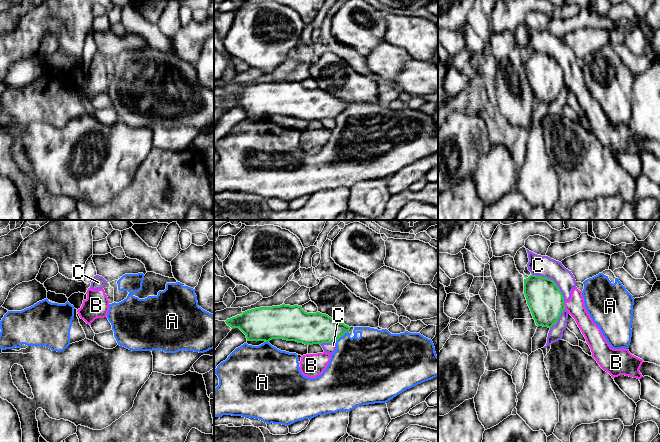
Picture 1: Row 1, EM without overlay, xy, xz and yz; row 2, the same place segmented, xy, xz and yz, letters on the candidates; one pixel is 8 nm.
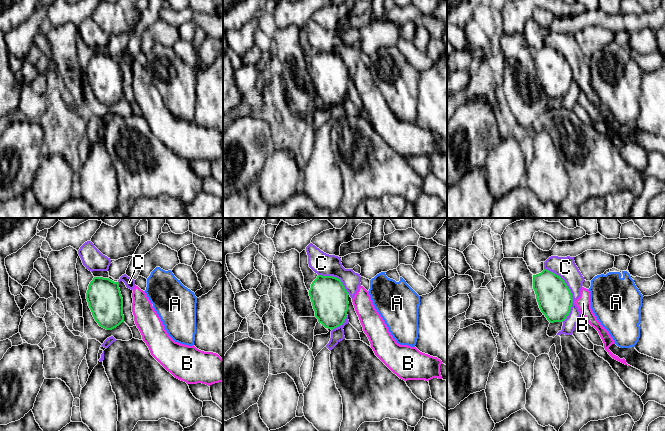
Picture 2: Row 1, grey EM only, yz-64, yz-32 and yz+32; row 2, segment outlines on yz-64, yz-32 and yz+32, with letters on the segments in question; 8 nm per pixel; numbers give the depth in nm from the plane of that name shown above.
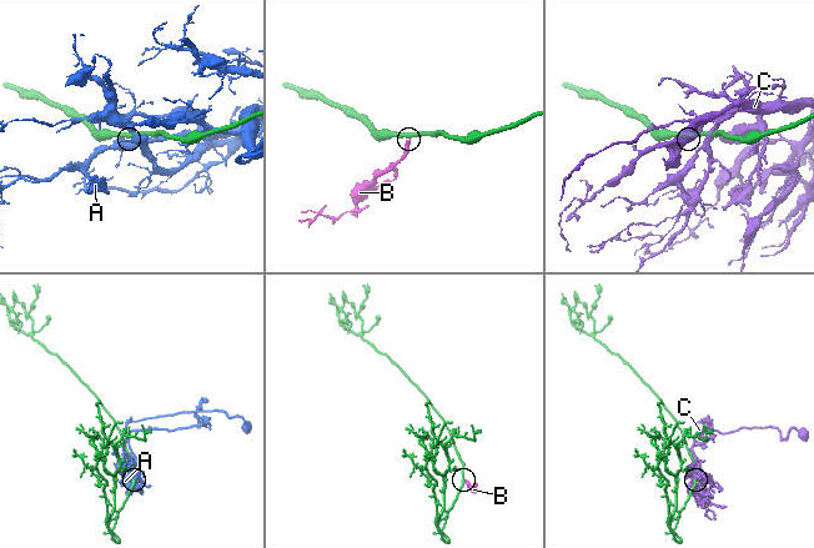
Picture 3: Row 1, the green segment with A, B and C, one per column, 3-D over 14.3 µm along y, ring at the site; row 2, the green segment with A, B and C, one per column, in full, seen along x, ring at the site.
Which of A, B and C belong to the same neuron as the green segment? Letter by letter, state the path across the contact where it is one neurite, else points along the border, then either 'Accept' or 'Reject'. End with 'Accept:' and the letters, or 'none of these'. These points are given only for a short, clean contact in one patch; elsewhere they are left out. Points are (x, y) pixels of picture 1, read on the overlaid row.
A: Reject
B: Boundary: yz (563, 301), (565, 308). Reject
C: Reject
Accept: none of these

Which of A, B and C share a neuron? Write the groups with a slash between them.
A / B C

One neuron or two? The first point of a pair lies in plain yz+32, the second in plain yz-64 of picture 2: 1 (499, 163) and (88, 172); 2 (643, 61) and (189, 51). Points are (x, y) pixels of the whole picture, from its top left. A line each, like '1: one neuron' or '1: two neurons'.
1: two neurons
2: one neuron

